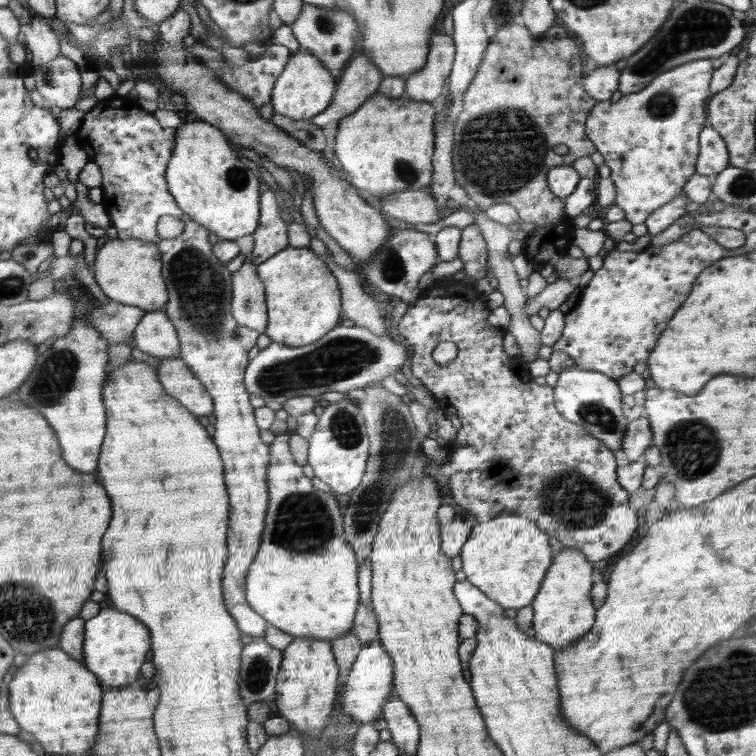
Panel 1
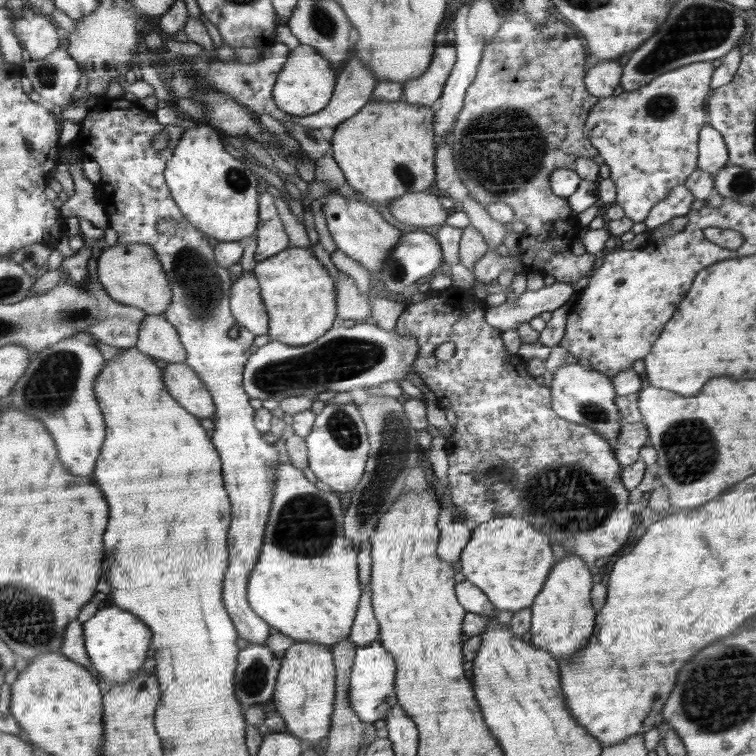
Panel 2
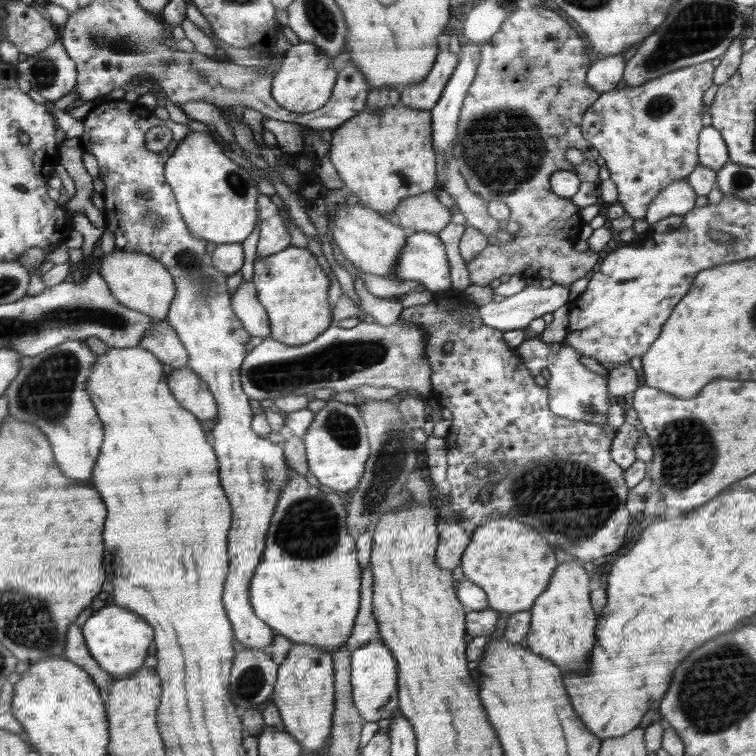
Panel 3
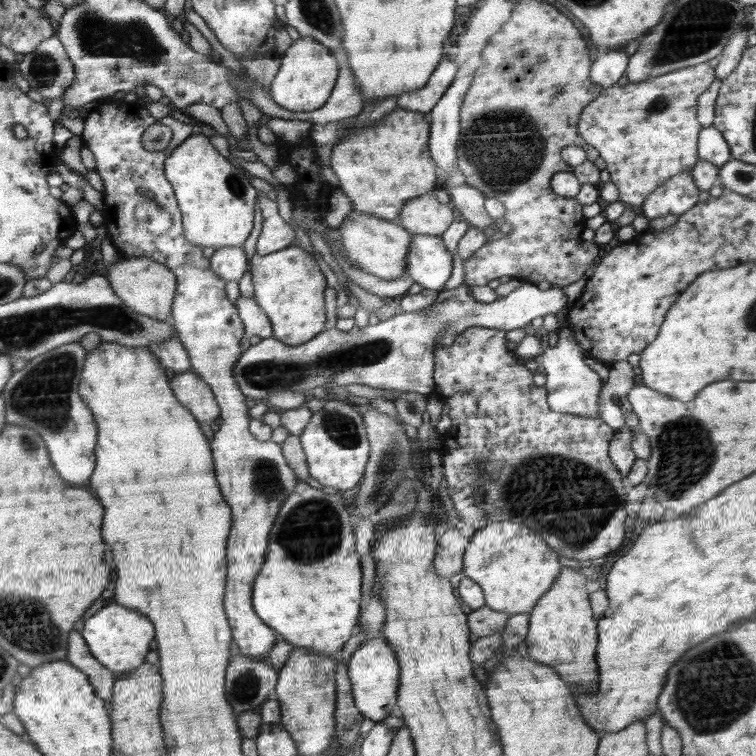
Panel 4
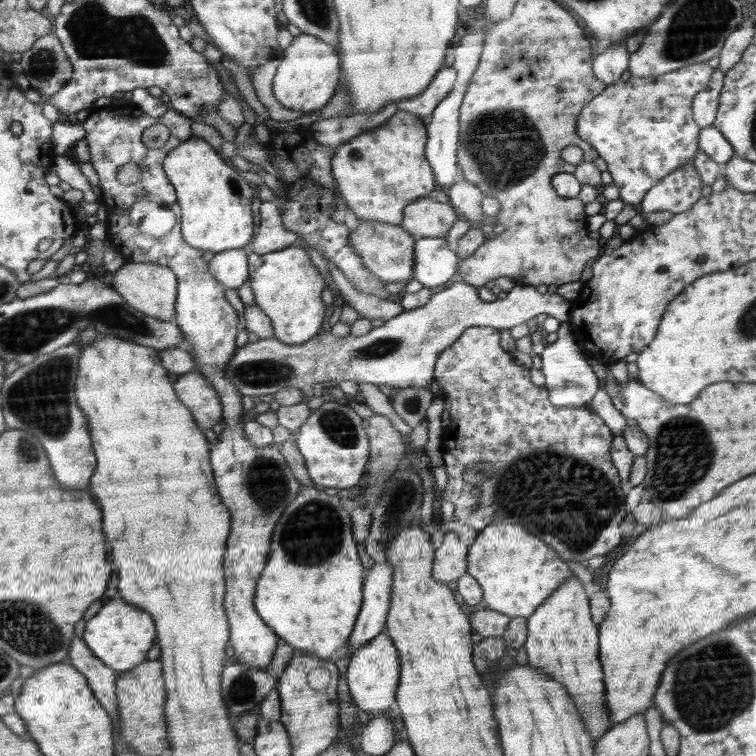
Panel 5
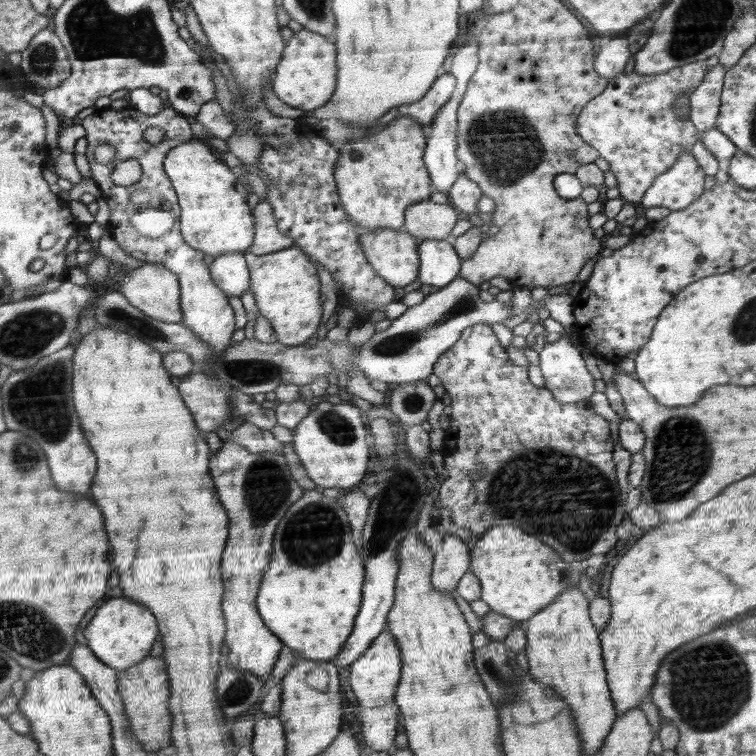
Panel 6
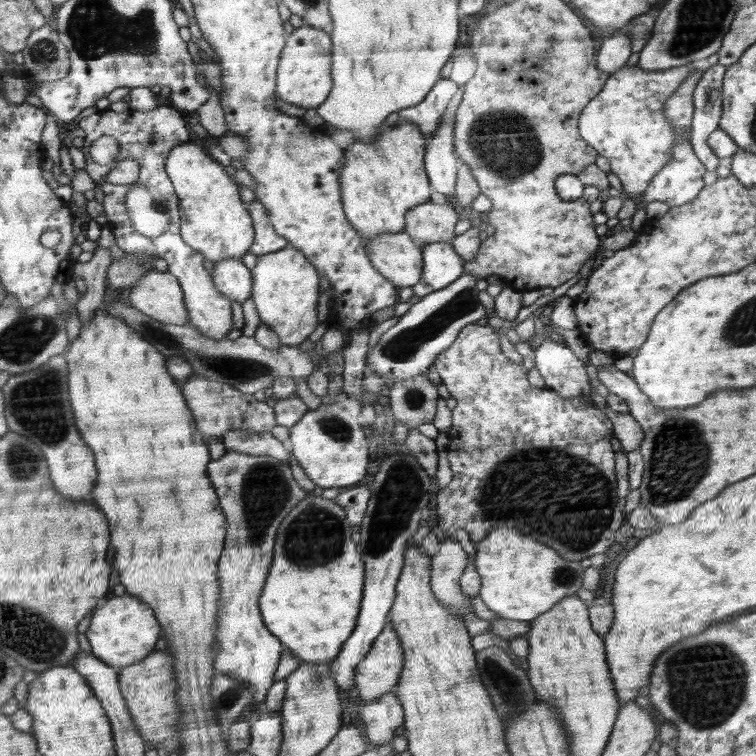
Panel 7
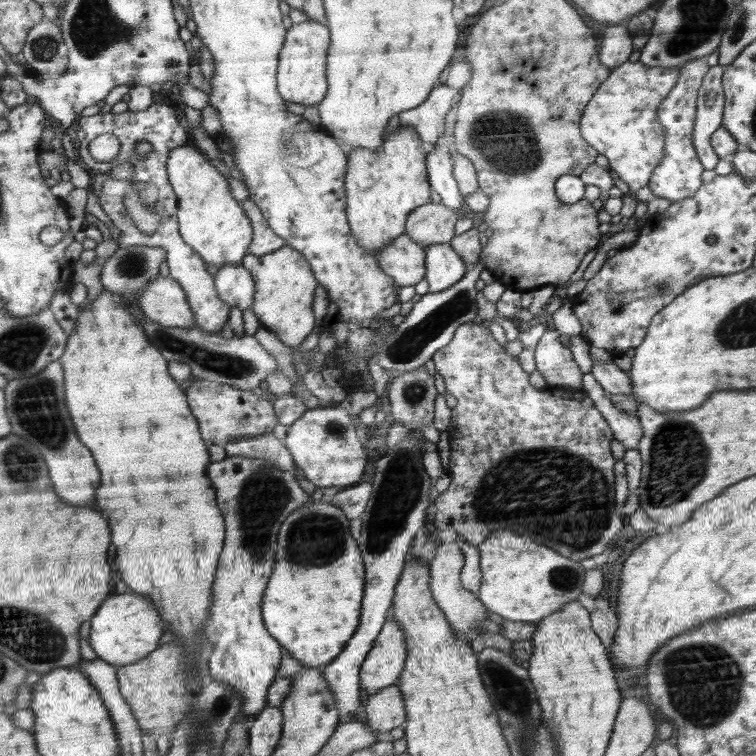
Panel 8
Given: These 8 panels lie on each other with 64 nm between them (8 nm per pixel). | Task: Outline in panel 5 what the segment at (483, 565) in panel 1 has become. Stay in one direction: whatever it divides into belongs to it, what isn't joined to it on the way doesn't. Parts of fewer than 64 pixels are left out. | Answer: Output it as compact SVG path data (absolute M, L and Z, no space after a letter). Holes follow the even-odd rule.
M494 524L478 532L467 554L467 573L483 587L486 608L516 616L530 617L536 608L570 576L570 568L542 540L520 524Z

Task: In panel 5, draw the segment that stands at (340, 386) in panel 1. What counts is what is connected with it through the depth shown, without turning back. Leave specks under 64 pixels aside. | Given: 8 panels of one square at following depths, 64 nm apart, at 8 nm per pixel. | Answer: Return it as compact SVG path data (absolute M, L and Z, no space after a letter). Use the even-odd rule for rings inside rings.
M458 280L452 283L450 288L434 293L428 303L422 307L402 311L398 316L384 322L382 326L376 326L368 334L358 336L358 338L350 335L336 338L334 334L325 333L312 338L312 341L306 341L303 345L287 345L275 338L250 342L240 348L240 351L234 351L230 363L225 368L225 377L244 396L256 399L262 395L274 395L284 388L296 388L301 391L303 387L314 387L315 384L328 381L336 381L338 384L344 381L368 382L374 385L387 385L390 388L430 390L434 379L435 364L440 354L449 349L450 344L455 345L455 342L468 329L476 326L492 327L498 330L514 329L518 324L526 323L539 314L548 314L548 317L553 317L559 322L570 322L572 320L571 302L564 299L554 289L540 293L532 285L515 285L503 299L485 302L478 298L478 287Z

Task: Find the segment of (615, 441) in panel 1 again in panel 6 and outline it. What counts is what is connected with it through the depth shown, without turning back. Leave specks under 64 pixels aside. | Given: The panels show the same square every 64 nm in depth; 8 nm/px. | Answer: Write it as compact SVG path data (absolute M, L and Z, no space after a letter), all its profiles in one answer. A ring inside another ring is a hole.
M562 335L560 340L552 344L544 341L544 348L539 353L539 358L540 370L546 381L544 387L552 392L558 402L570 404L576 400L588 400L594 395L594 378L586 369L581 352L574 348L571 335Z

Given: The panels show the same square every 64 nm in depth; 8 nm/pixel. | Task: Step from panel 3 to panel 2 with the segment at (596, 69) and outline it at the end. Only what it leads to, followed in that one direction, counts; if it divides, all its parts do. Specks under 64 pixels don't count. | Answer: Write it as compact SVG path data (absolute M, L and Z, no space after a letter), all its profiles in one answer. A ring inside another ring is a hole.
M602 60L588 70L587 90L599 99L606 98L620 84L620 76L623 76L622 65L618 60Z

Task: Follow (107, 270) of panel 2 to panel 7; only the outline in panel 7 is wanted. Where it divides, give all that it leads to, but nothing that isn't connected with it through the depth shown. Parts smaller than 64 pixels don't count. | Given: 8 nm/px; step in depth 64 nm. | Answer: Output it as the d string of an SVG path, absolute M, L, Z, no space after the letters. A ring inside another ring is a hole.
M150 269L123 295L136 310L160 323L182 326L190 322L182 284L168 271Z

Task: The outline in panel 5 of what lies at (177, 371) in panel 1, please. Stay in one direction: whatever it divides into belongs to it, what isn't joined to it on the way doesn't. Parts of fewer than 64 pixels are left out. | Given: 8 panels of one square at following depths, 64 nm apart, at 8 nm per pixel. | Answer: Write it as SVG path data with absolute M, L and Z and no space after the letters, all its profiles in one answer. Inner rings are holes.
M192 370L179 375L174 382L174 391L180 402L185 404L192 414L196 414L196 422L200 422L201 428L206 430L218 424L223 409L223 406L220 406L220 392L212 387L212 383L202 373Z

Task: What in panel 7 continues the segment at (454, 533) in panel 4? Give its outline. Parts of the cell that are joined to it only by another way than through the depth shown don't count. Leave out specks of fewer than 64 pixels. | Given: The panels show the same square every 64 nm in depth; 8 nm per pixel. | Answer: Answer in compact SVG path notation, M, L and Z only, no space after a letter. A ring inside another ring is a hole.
M444 538L434 558L431 585L436 598L460 617L473 612L472 597L464 595L461 583L469 564L463 544L455 538Z

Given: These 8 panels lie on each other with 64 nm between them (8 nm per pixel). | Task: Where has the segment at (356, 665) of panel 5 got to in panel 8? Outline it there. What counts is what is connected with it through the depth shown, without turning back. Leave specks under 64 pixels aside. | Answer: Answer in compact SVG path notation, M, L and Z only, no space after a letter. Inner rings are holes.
M390 613L359 674L365 694L376 694L395 684L406 668L406 660L406 634Z

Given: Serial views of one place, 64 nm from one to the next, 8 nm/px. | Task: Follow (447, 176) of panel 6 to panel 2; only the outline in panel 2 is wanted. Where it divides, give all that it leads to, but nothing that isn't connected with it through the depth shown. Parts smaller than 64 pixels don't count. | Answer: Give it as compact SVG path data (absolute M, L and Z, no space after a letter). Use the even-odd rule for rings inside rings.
M462 5L456 11L455 18L453 20L453 27L455 29L455 50L458 52L458 58L460 58L460 60L455 62L455 66L452 69L451 74L452 78L448 77L446 88L443 89L443 96L439 98L436 105L436 142L440 142L442 139L448 138L448 132L452 130L454 120L456 120L456 116L458 116L460 108L462 108L462 102L465 97L464 94L466 94L467 88L475 79L486 43L484 37L473 35L473 32L469 31L467 23L469 7L470 5Z

